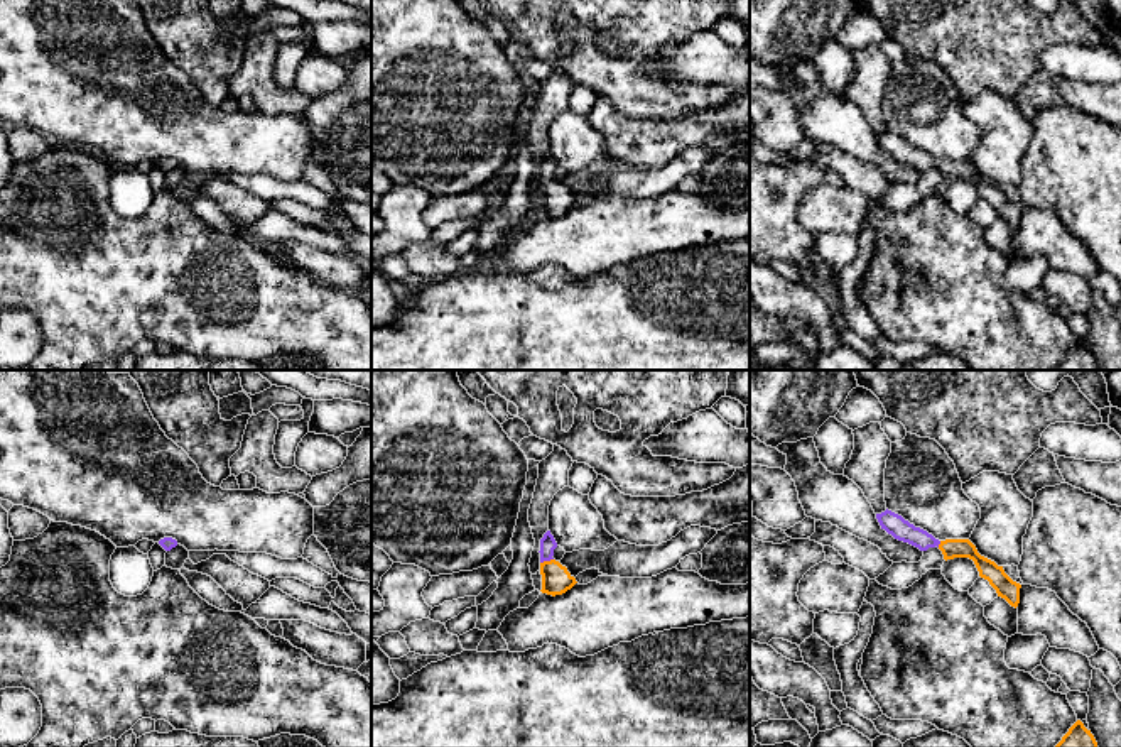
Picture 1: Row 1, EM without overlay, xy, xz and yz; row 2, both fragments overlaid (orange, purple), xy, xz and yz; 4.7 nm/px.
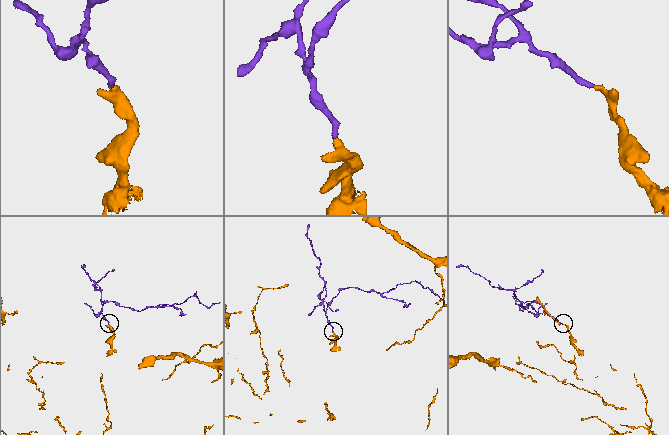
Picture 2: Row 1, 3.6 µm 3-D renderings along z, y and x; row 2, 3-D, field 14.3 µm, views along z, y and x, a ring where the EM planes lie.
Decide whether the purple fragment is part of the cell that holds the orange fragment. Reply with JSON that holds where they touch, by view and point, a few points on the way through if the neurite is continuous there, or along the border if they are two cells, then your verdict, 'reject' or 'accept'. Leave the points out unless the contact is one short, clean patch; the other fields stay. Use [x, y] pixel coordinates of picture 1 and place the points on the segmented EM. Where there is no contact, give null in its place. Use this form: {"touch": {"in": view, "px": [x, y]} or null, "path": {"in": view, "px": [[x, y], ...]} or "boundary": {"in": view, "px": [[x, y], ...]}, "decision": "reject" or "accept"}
{"touch": {"in": "xz", "px": [546, 561]}, "path": {"in": "xz", "px": [[556, 580], [546, 561], [547, 543]]}, "decision": "accept"}

